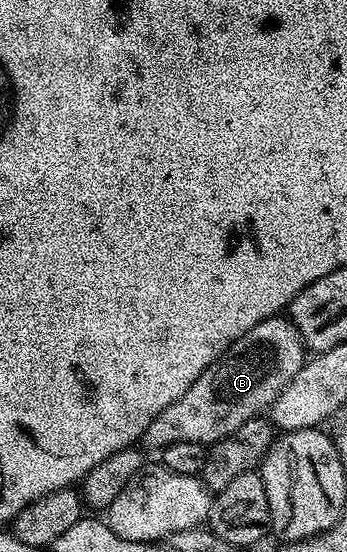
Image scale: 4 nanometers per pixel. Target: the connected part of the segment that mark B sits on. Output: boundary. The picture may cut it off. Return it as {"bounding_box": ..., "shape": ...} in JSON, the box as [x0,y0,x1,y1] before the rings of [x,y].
{"bounding_box":[141,317,308,449],"shape":[[[275,317],[260,321],[240,341],[236,341],[216,362],[208,365],[194,384],[148,429],[141,442],[161,449],[172,445],[172,441],[200,441],[207,445],[224,438],[228,433],[240,429],[244,421],[259,418],[274,404],[276,397],[300,373],[308,358],[308,348],[301,333],[289,317]]]}

